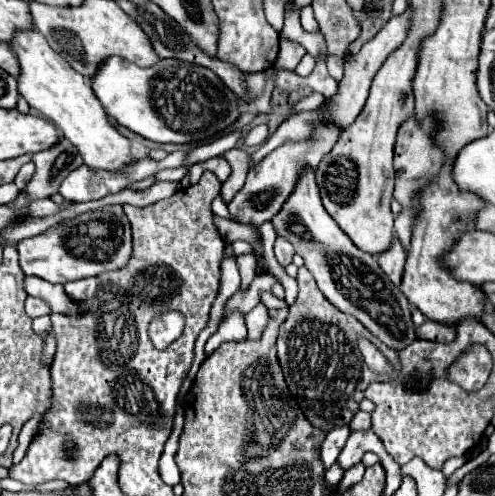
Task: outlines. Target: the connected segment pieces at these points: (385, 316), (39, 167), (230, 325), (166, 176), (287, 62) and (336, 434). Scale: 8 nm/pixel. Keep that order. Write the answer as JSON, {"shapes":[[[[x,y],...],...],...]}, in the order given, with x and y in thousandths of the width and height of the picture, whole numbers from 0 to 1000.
{"shapes":[[[[610,333],[602,373],[594,373],[594,389],[586,389],[578,413],[570,413],[570,421],[554,433],[549,454],[562,474],[578,478],[578,486],[594,494],[598,510],[618,526],[622,546],[638,563],[642,583],[687,627],[723,639],[747,671],[792,704],[816,704],[840,683],[824,603],[808,583],[800,583],[780,550],[772,550],[760,518],[731,510],[659,429],[634,365],[634,341],[626,341],[626,333]]],[[[129,276],[117,292],[89,300],[85,308],[69,308],[65,325],[73,329],[73,349],[48,381],[61,393],[61,401],[105,397],[117,385],[129,357],[170,329],[158,300],[149,300],[149,292],[141,292],[141,284],[133,284]]],[[[457,643],[444,651],[440,667],[416,692],[416,716],[436,708],[444,692],[455,688],[493,688],[497,683],[497,655],[493,643]]],[[[335,341],[315,349],[319,365],[364,365],[376,353],[376,341]]],[[[566,83],[566,107],[558,119],[558,131],[574,131],[574,139],[598,139],[598,131],[606,127],[606,119],[614,115],[614,95],[586,87],[586,83]]],[[[679,861],[655,881],[651,901],[646,901],[646,929],[651,929],[655,946],[667,946],[679,933],[683,913],[691,909],[703,877],[707,877],[703,861]]]]}

